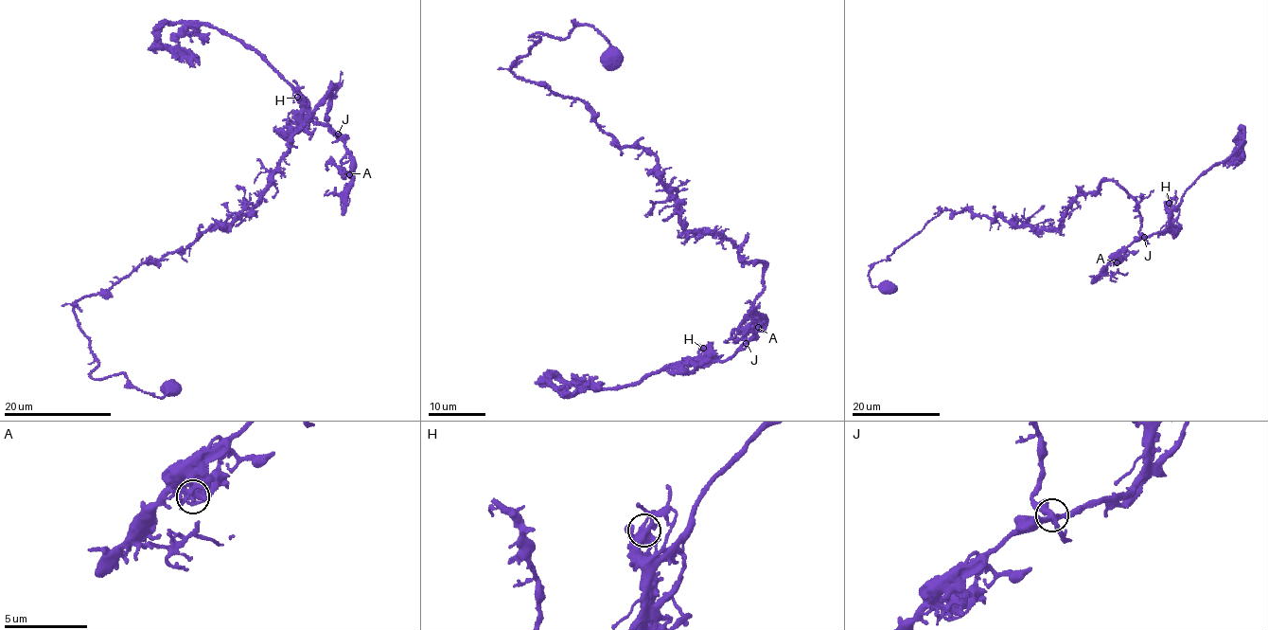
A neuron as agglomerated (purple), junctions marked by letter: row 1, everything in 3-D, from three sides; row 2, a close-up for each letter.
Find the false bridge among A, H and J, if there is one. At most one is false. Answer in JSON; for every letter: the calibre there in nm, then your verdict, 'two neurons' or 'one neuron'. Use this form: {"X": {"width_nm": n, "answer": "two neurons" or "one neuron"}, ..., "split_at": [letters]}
{"A": {"width_nm": 320, "answer": "one neuron"}, "H": {"width_nm": 400, "answer": "one neuron"}, "J": {"width_nm": 380, "answer": "two neurons"}, "split_at": ["J"]}

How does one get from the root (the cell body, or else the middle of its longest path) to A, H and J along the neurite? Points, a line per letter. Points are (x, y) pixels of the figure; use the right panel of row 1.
A: (885, 287), (871, 285), (871, 269), (944, 210), (1050, 230), (1106, 180), (1141, 221), (1117, 262)
H: (885, 287), (871, 269), (944, 210), (1050, 230), (1114, 181), (1146, 237), (1165, 230), (1169, 203)
J: (885, 287), (871, 285), (871, 269), (948, 209), (1050, 230), (1073, 198), (1114, 181), (1136, 202), (1143, 237)

